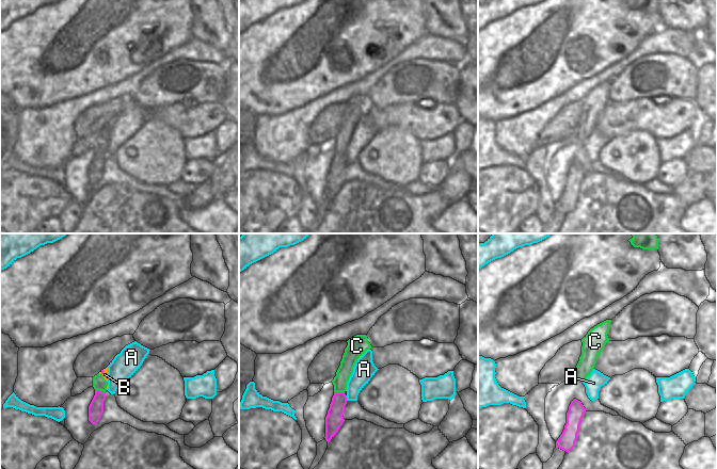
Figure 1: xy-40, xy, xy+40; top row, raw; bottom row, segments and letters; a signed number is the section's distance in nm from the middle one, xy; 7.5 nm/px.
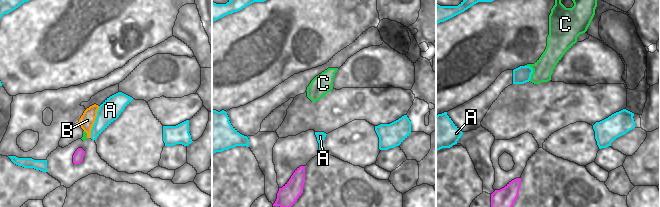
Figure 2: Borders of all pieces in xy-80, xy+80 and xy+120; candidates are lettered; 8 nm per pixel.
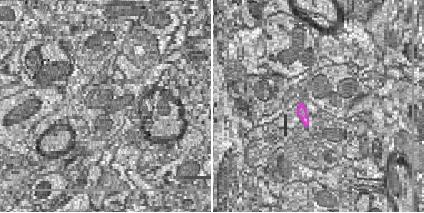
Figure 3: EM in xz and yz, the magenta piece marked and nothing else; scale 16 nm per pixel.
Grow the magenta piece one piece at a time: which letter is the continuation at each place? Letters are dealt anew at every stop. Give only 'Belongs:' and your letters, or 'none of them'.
Belongs: B

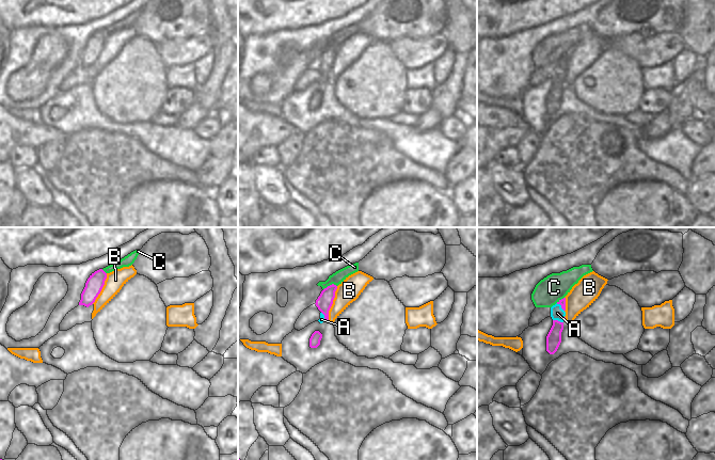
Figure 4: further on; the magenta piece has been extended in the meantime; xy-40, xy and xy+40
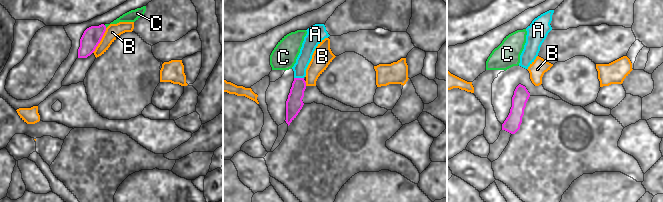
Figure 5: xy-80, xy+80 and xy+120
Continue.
Belongs: none of them

